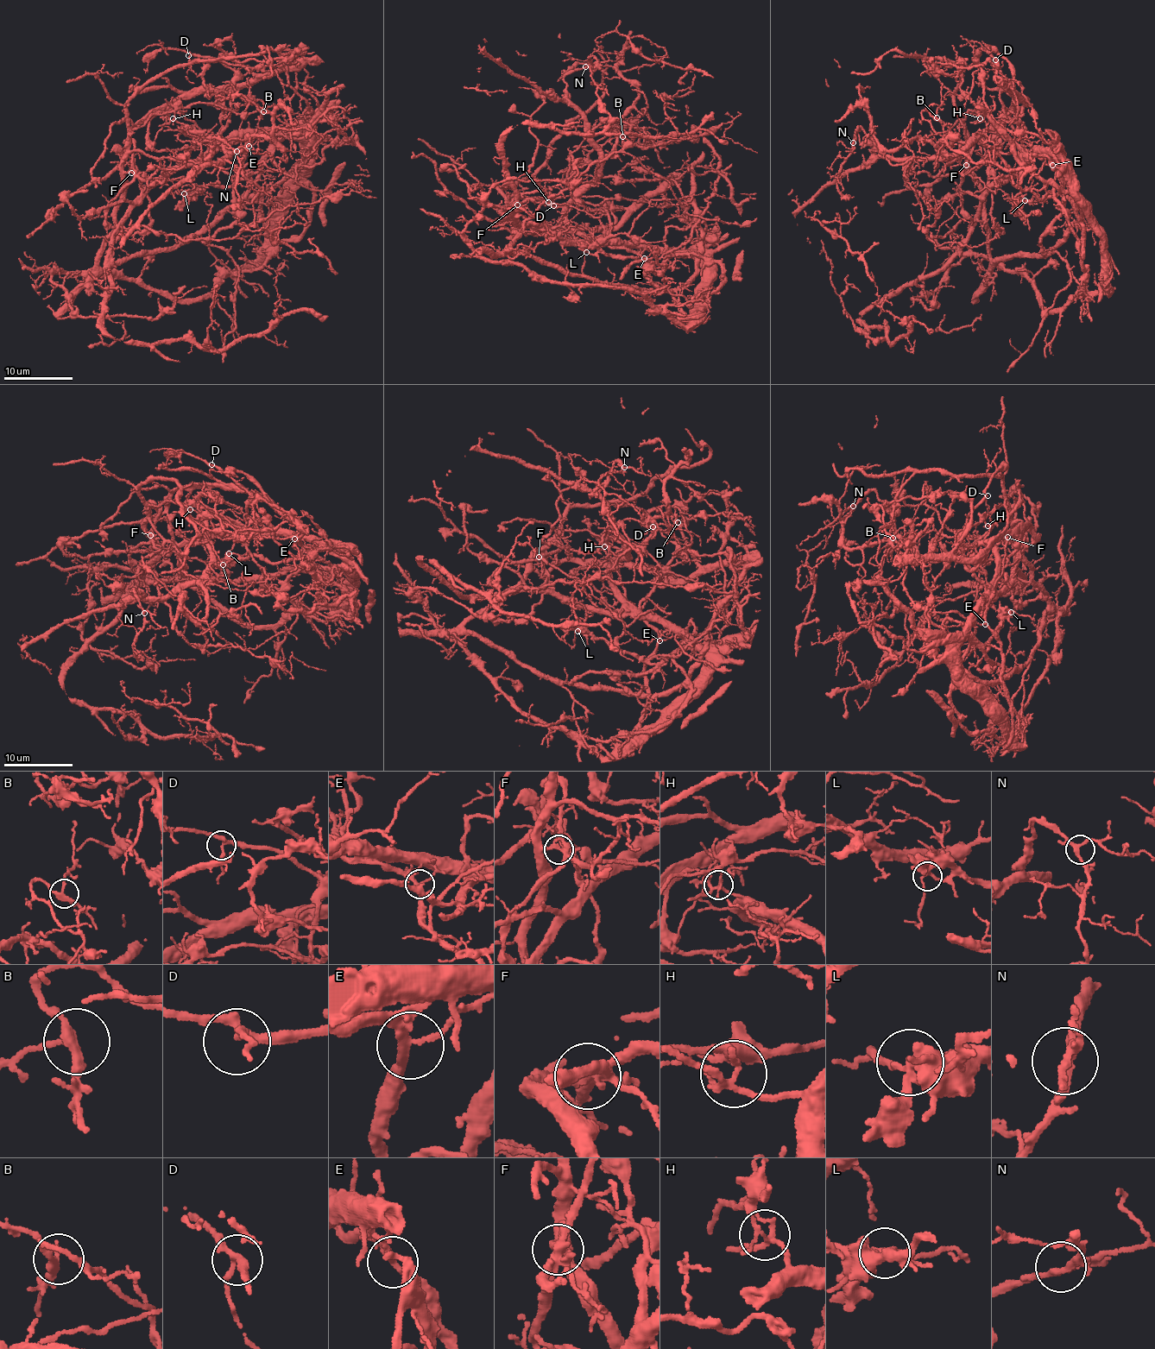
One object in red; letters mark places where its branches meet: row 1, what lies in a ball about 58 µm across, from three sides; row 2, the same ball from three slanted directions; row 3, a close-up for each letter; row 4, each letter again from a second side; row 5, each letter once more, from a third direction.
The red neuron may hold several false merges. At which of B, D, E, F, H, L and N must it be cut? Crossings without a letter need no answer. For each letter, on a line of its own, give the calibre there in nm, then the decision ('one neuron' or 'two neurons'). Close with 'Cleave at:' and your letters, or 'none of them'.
B: calibre 280 nm; one neuron
D: calibre 200 nm; one neuron
E: calibre 200 nm; two neurons
F: calibre 300 nm; two neurons
H: calibre 160 nm; two neurons
L: calibre 240 nm; one neuron
N: calibre 200 nm; one neuron
Cleave at: E, F, H

